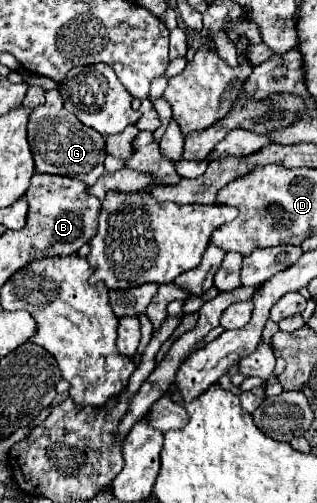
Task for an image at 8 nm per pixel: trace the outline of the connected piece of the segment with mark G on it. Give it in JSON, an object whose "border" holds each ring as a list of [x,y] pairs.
{"border":[[[47,90],[47,102],[31,112],[27,138],[35,158],[37,172],[71,176],[85,182],[87,186],[91,186],[103,174],[103,160],[107,156],[103,136],[91,130],[89,126],[83,126],[73,112],[67,112],[63,108],[63,98],[57,90]]]}

